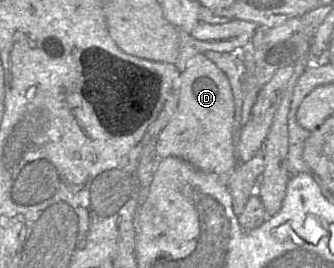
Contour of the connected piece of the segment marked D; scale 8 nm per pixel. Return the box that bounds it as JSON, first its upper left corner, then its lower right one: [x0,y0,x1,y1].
[158,54,238,185]

